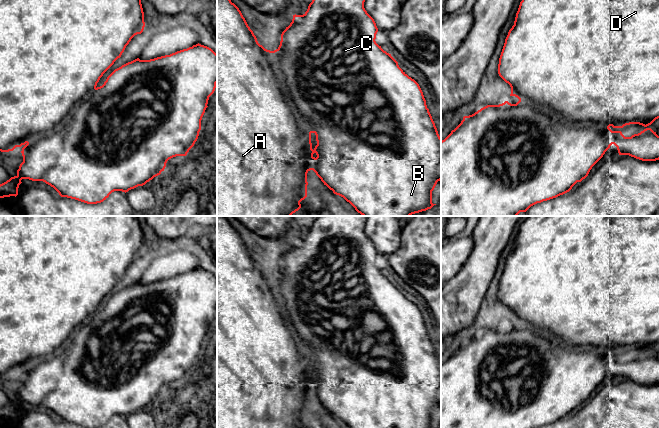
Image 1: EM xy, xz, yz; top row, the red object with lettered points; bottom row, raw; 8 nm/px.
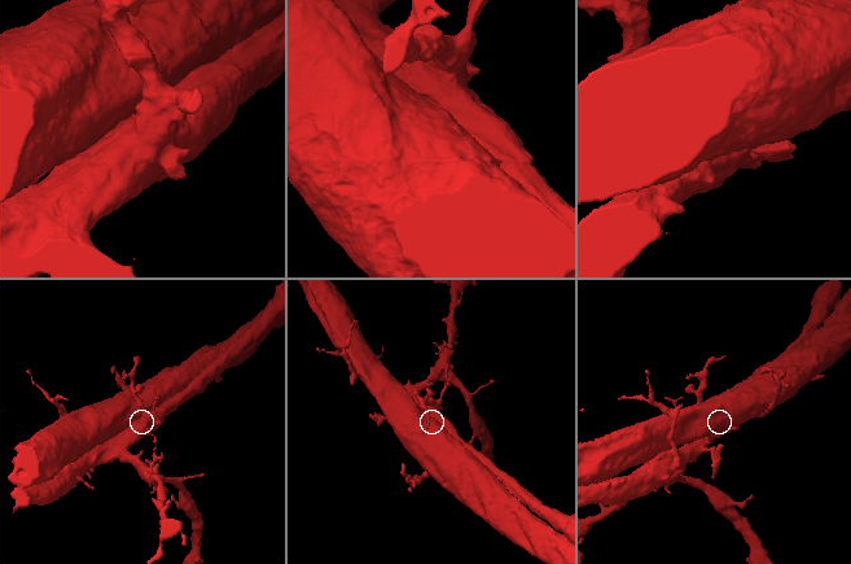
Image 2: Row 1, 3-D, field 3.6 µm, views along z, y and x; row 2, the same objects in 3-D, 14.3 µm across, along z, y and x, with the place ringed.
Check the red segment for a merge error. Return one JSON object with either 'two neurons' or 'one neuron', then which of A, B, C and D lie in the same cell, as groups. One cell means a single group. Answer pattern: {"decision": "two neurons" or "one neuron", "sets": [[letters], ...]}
{"decision": "one neuron", "sets": [["A", "B", "C", "D"]]}

